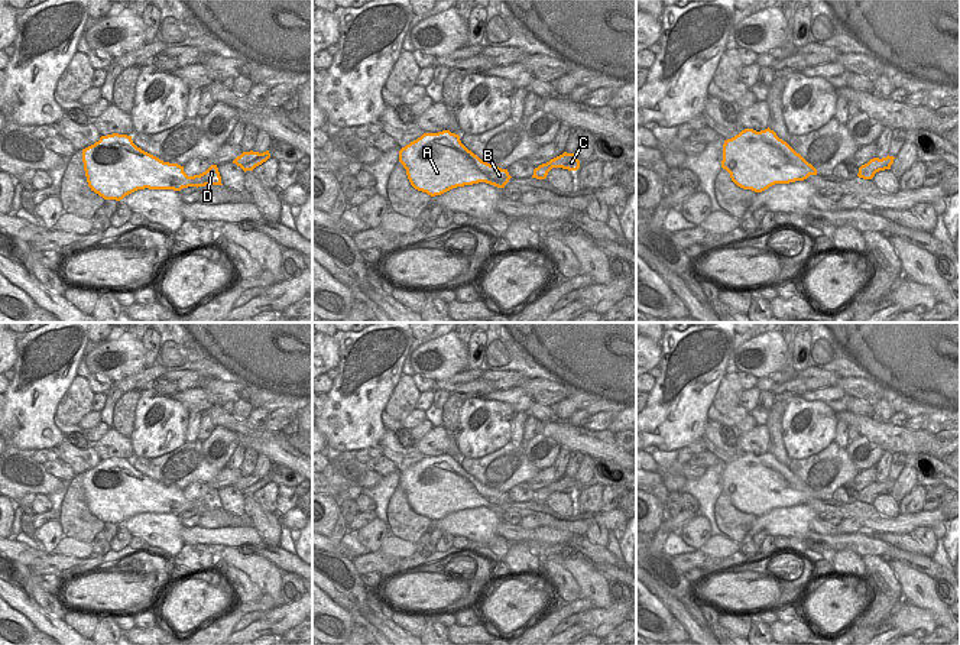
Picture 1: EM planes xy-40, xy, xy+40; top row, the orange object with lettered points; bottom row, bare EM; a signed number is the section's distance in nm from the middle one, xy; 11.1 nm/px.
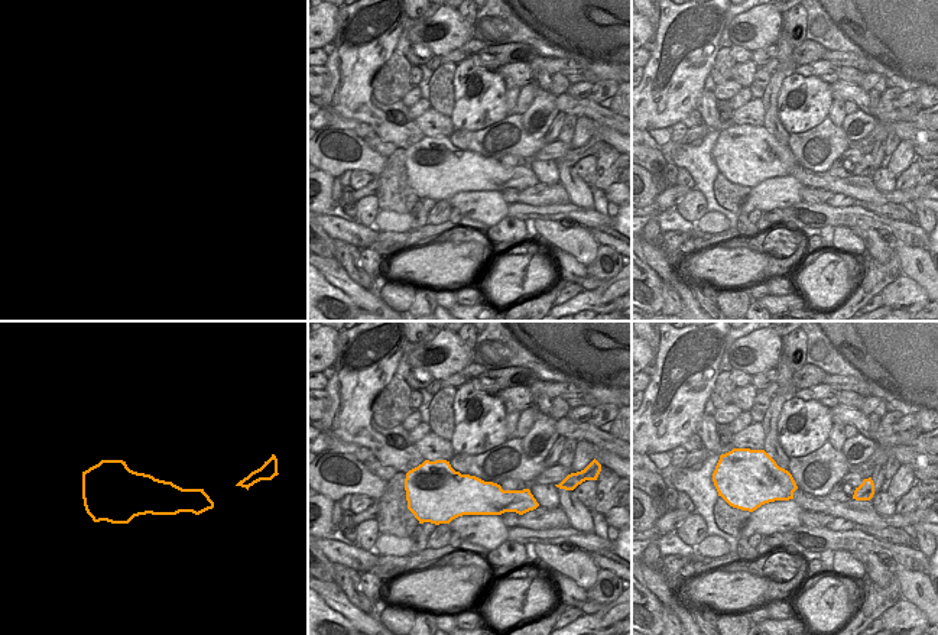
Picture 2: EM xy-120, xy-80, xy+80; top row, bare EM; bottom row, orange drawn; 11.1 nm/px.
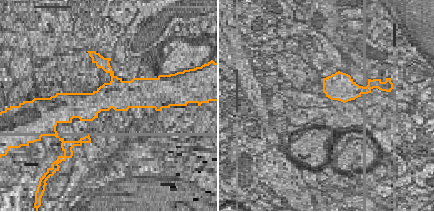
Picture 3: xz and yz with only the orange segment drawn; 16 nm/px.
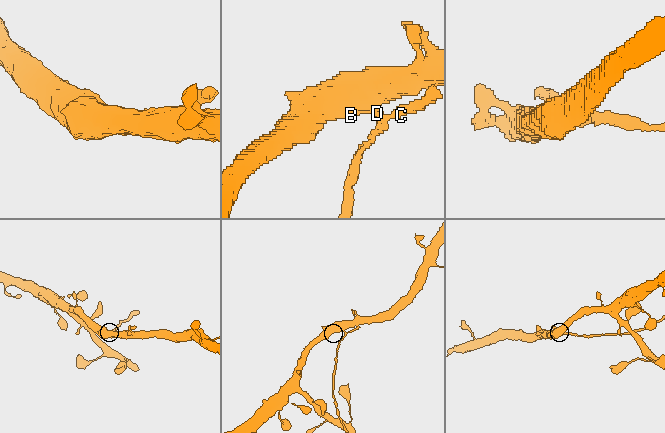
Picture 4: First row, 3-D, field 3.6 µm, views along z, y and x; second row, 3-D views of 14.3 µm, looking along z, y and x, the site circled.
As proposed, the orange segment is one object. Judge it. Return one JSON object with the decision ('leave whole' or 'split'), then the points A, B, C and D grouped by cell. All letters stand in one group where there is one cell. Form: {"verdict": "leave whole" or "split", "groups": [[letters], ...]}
{"verdict": "split", "groups": [["A", "B", "D"], ["C"]]}

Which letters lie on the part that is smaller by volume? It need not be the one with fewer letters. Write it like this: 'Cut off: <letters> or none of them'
Cut off: C.

